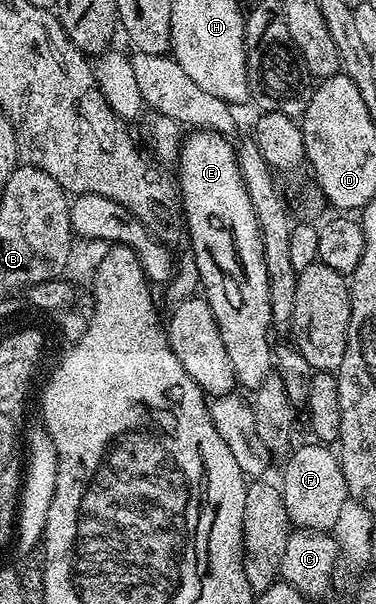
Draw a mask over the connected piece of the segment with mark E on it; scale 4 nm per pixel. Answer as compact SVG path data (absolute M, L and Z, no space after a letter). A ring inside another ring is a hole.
M190 131L182 139L175 168L181 171L179 200L183 205L183 224L205 287L203 298L211 306L211 314L215 314L238 385L252 390L271 375L273 348L269 344L269 332L273 319L261 227L239 170L236 147L230 137L217 132Z

